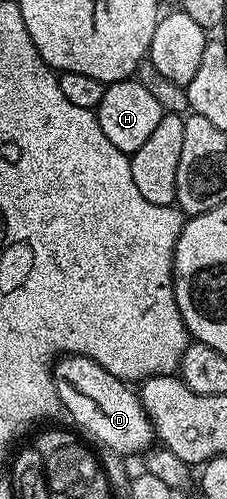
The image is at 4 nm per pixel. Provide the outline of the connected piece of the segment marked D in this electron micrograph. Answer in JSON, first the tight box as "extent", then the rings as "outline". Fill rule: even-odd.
{"extent":[53,354,155,455],"outline":[[[82,354],[58,357],[53,368],[53,379],[64,413],[69,413],[91,437],[102,442],[117,454],[144,455],[155,442],[153,424],[149,419],[138,391],[122,380],[111,376],[95,360]]]}

